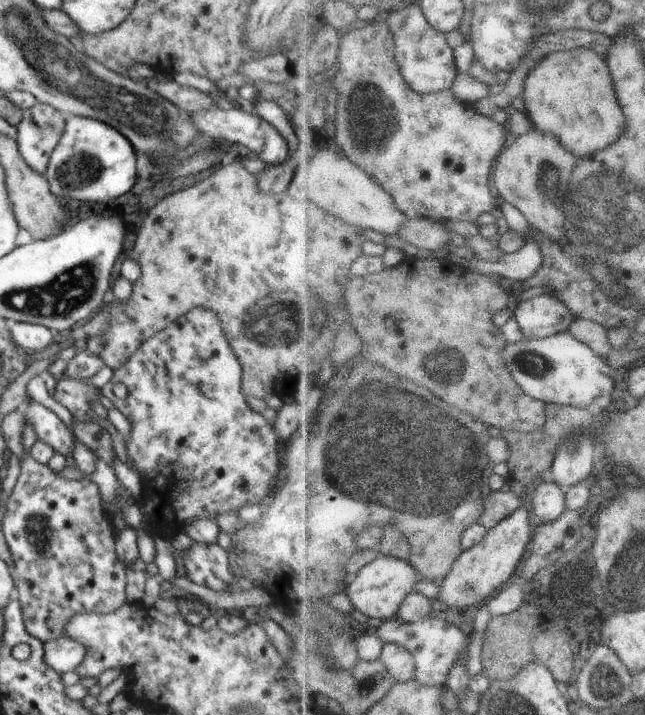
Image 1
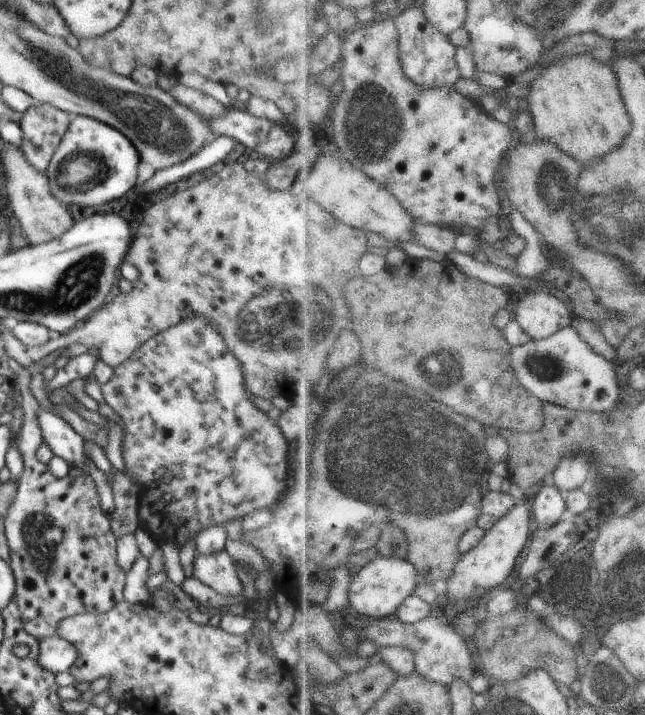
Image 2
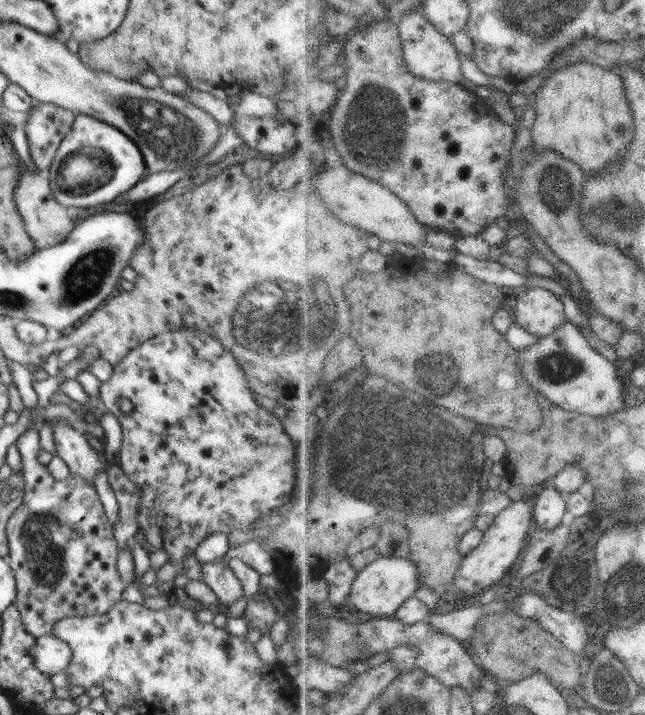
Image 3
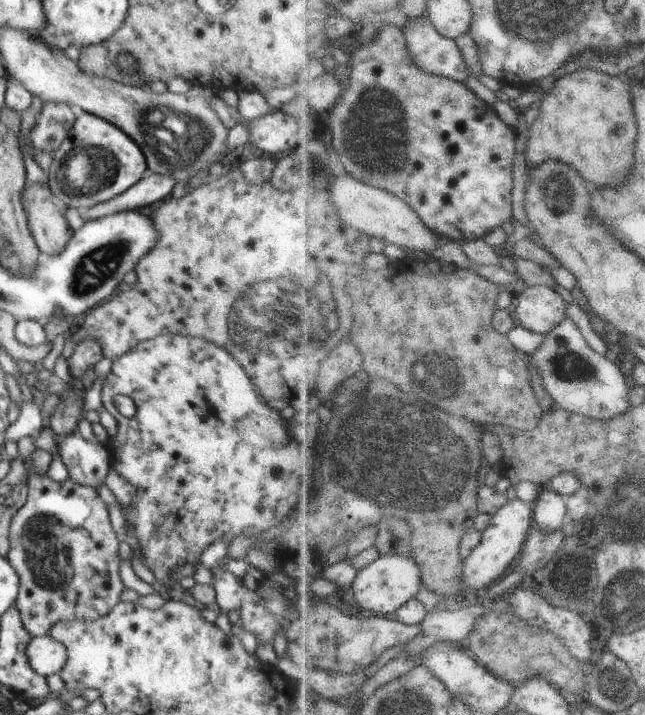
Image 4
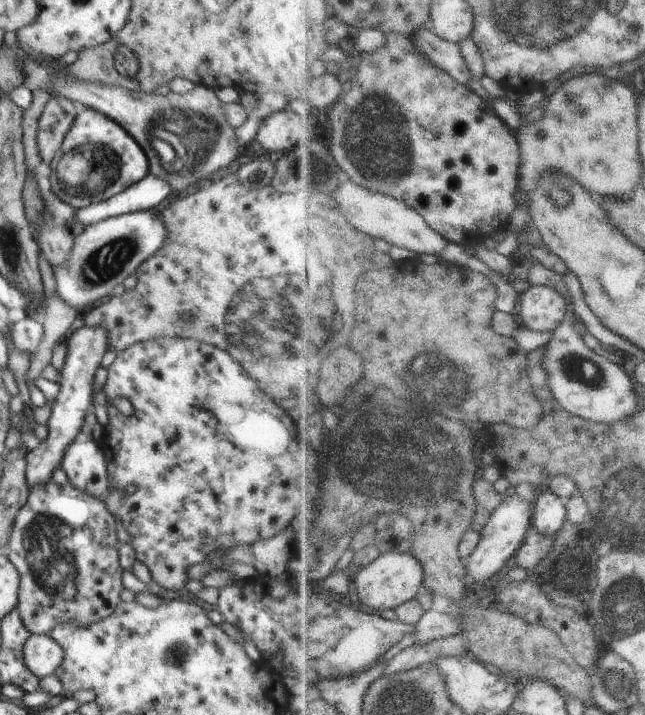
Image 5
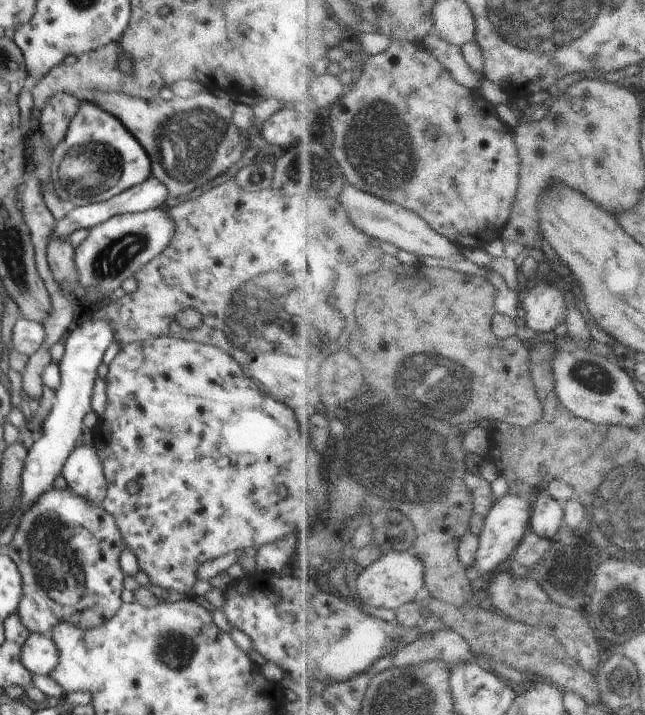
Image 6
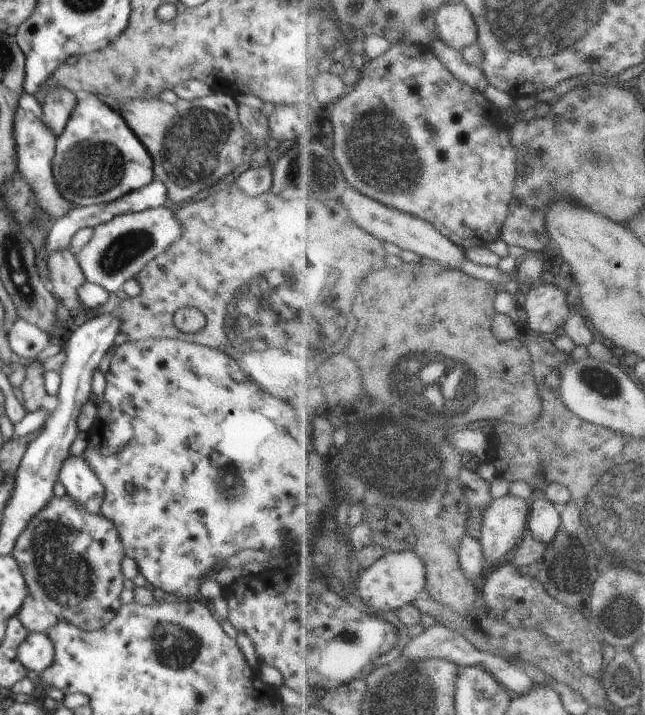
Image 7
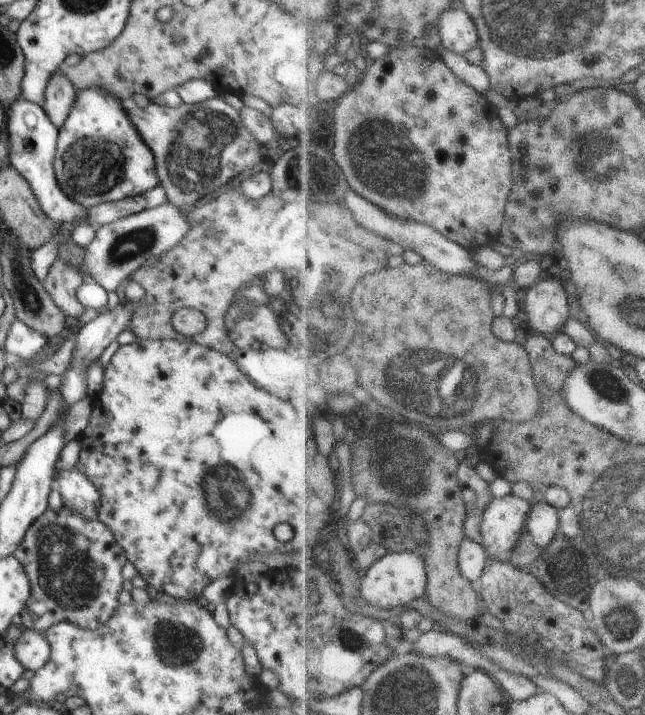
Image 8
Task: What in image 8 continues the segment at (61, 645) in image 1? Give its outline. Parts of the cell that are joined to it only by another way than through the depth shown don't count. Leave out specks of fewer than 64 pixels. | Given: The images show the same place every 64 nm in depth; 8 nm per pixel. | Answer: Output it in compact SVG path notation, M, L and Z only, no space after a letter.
M24 630L22 637L17 639L15 656L17 662L20 662L25 670L36 673L40 668L43 668L51 656L51 647L46 641L44 632Z

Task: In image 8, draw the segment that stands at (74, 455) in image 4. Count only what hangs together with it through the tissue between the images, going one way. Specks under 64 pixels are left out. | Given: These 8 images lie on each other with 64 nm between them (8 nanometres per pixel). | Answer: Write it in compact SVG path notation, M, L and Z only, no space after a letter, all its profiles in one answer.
M77 466L60 471L55 478L64 506L86 519L99 516L100 492L90 478Z

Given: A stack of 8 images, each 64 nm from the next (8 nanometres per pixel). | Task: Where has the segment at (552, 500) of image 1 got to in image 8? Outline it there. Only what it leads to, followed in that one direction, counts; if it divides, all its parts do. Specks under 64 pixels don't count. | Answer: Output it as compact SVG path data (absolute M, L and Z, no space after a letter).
M546 499L533 507L527 529L532 534L536 545L545 550L556 541L556 536L561 531L561 518L562 510Z

